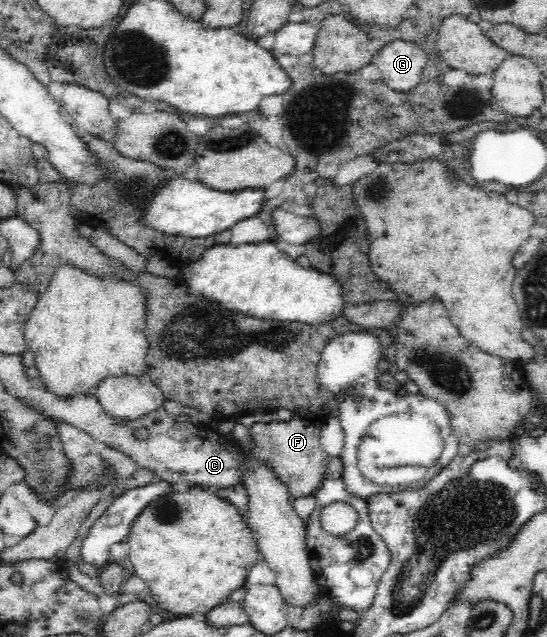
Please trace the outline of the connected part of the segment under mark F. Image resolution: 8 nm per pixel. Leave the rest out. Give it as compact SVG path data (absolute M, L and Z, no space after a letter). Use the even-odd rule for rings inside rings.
M297 410L289 422L279 420L257 422L248 429L252 435L252 452L287 486L289 496L301 498L314 494L324 481L325 470L330 456L323 451L320 443L324 417L316 412Z

